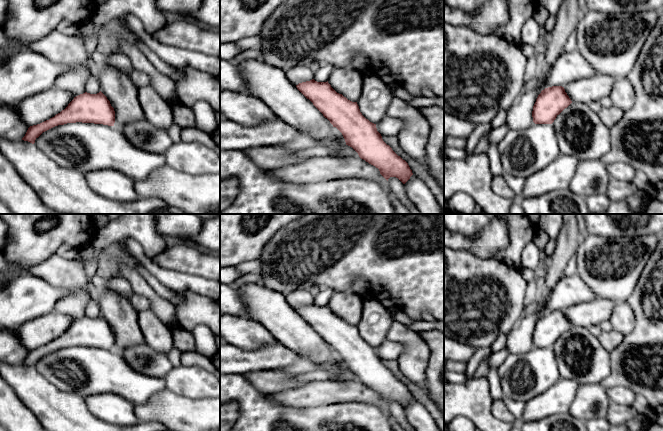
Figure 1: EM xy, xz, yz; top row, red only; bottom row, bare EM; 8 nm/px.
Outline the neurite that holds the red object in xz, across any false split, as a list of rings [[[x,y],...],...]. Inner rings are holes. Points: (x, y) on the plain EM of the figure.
[[[312,303],[296,311],[342,357],[346,369],[352,371],[361,383],[378,392],[387,405],[396,401],[405,408],[410,403],[413,397],[408,387],[383,365],[376,348],[362,339],[357,326],[337,317],[328,305]]]

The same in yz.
[[[562,310],[545,312],[538,319],[533,330],[532,341],[535,348],[552,348],[556,341],[570,328],[571,323]]]

